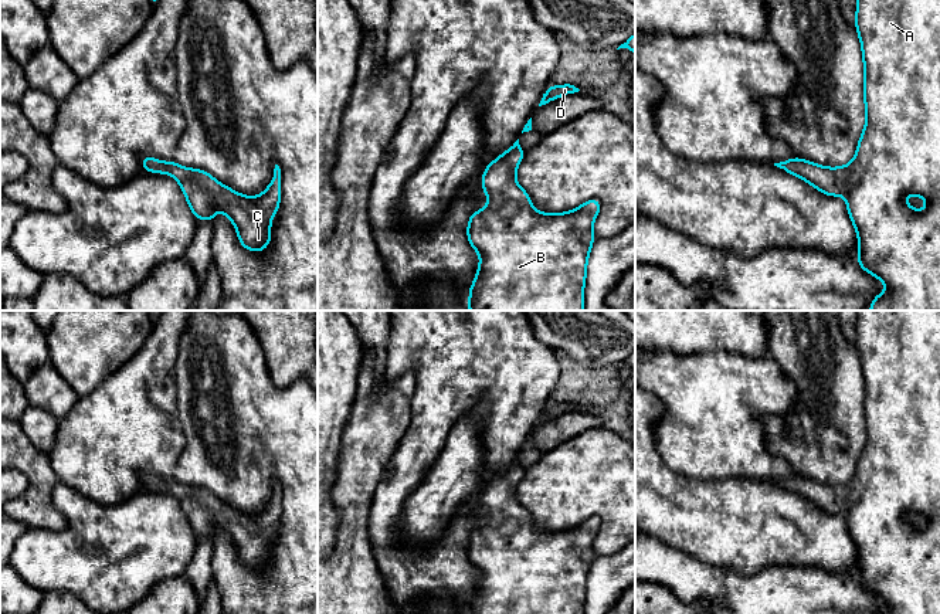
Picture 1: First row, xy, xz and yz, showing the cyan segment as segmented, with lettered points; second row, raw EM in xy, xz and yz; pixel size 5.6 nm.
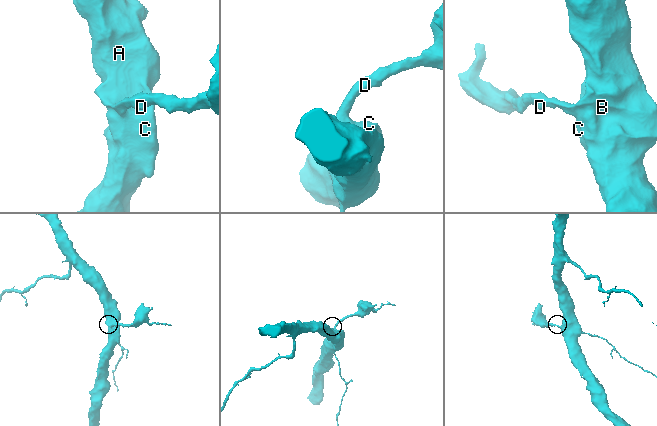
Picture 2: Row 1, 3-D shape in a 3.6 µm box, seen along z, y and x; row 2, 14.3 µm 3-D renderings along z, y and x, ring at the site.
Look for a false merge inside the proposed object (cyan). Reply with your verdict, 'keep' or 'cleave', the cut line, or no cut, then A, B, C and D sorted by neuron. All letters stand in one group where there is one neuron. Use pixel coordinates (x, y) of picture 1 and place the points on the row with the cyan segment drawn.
keep; cut none; groups A B C D

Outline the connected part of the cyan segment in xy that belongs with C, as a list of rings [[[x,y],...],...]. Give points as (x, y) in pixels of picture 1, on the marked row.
[[[143,156],[142,169],[174,177],[196,223],[206,218],[214,224],[214,214],[220,210],[230,217],[238,241],[245,250],[259,252],[269,245],[271,220],[279,210],[281,201],[281,169],[278,164],[275,164],[269,186],[257,197],[242,196],[217,182],[208,172],[189,169],[173,160],[157,162],[155,156]]]

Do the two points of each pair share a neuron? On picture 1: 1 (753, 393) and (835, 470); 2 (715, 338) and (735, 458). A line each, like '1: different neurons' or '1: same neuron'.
1: different neurons
2: different neurons

